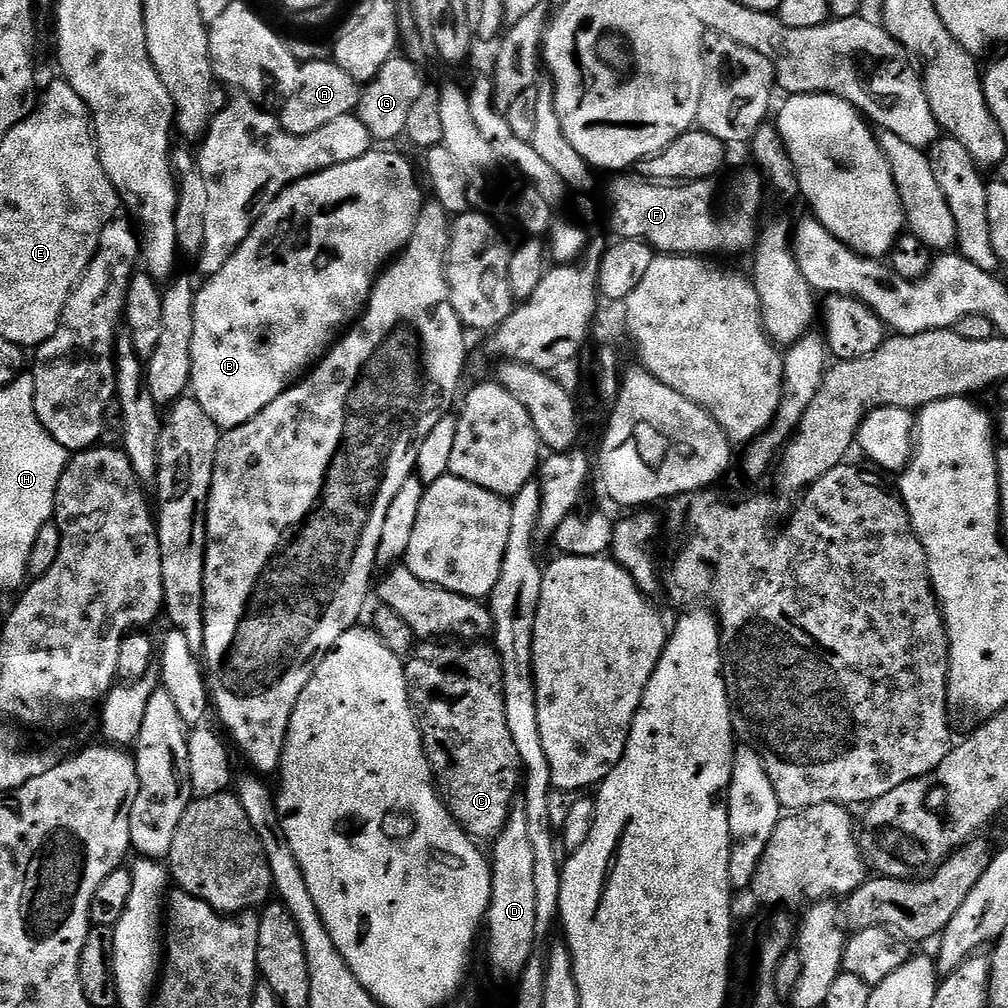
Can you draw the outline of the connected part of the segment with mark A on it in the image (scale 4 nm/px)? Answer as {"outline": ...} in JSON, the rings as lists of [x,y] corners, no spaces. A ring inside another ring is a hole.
{"outline":[[[332,60],[310,61],[300,70],[300,85],[294,95],[283,101],[281,112],[278,112],[280,125],[290,134],[314,134],[314,130],[322,130],[326,122],[334,122],[334,118],[353,115],[356,103],[360,101],[361,85],[346,70],[339,68]]]}

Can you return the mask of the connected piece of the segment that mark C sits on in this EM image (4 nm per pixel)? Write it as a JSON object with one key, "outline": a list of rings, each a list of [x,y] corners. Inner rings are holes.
{"outline":[[[488,642],[421,644],[407,657],[404,673],[438,791],[473,840],[495,841],[522,788],[518,746],[506,726],[500,655]]]}

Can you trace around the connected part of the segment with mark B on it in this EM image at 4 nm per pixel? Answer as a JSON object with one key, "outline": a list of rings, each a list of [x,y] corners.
{"outline":[[[373,150],[362,158],[354,158],[354,162],[327,168],[296,181],[290,187],[285,188],[284,193],[265,210],[250,230],[248,237],[242,242],[242,246],[226,262],[226,266],[222,266],[222,270],[211,277],[207,281],[208,285],[204,289],[201,287],[196,294],[190,392],[202,406],[202,410],[206,410],[206,414],[210,414],[212,421],[221,430],[237,428],[242,426],[242,422],[250,422],[250,418],[254,418],[259,412],[266,410],[266,406],[270,406],[270,402],[274,402],[274,398],[282,395],[305,369],[315,365],[327,353],[341,329],[349,322],[355,321],[358,313],[368,303],[372,285],[375,284],[376,277],[384,271],[386,262],[403,252],[408,245],[408,239],[412,237],[412,231],[418,222],[418,214],[425,203],[426,196],[420,193],[420,184],[416,181],[416,172],[412,169],[411,162],[396,152]]]}

